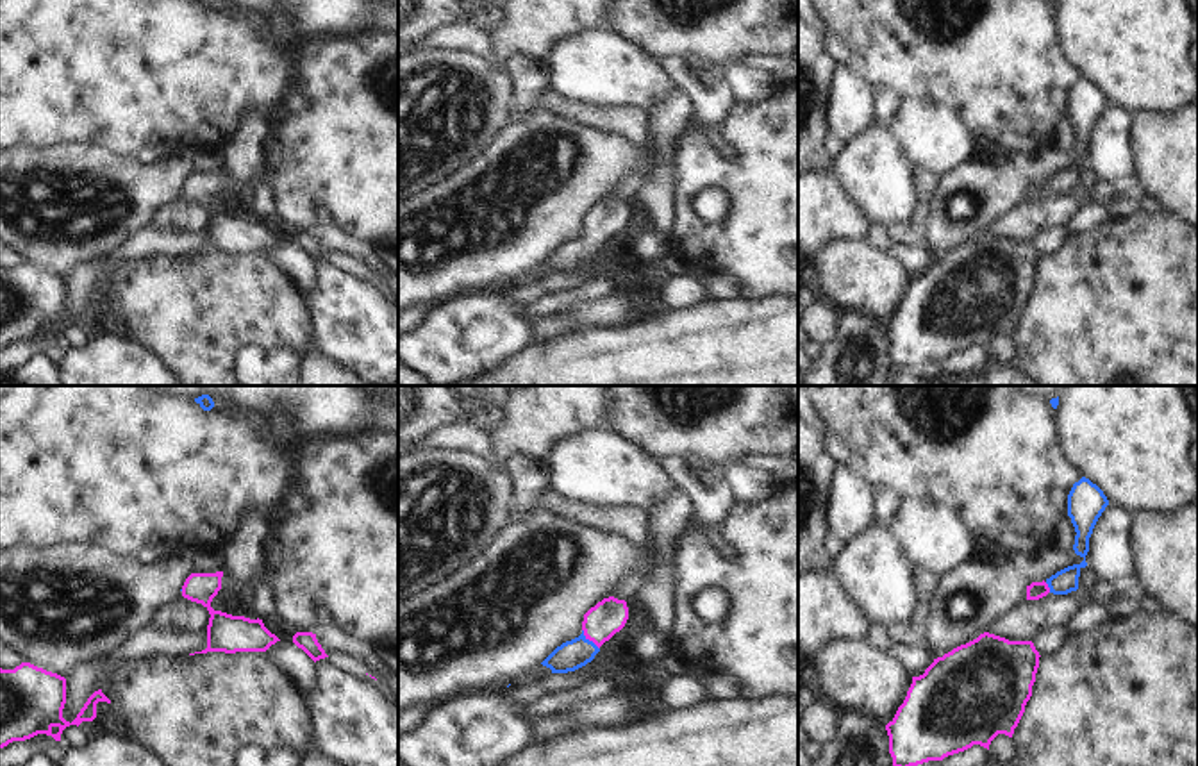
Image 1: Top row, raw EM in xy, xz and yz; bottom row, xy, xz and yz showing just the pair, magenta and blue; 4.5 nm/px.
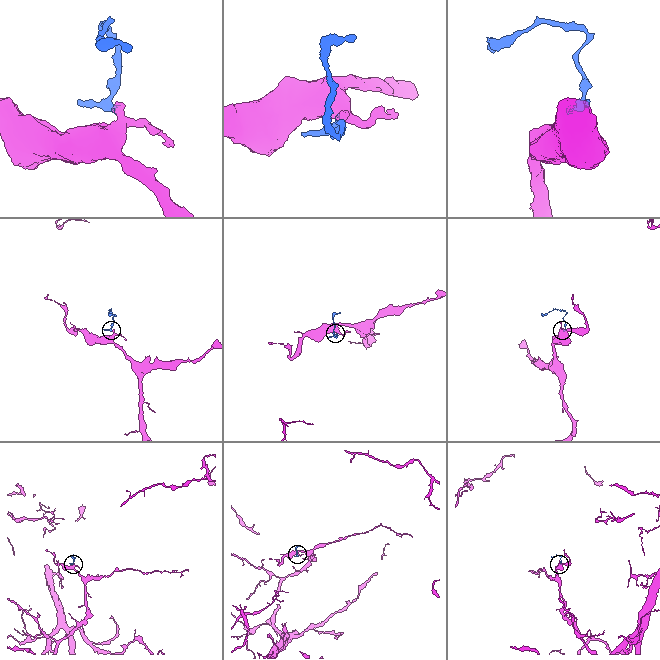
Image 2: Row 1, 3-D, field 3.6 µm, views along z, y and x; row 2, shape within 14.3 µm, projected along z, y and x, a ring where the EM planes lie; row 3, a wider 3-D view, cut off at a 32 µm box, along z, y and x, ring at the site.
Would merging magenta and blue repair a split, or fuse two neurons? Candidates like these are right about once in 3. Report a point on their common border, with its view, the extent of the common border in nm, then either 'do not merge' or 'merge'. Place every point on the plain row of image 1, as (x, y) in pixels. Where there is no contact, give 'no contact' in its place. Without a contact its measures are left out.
contact xz (590, 240); length 120 nm; merge

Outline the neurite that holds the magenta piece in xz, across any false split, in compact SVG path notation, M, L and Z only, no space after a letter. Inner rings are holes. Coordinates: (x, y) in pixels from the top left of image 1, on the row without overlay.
M603 198L584 214L582 234L557 246L541 264L552 273L568 273L586 266L600 246L625 227L627 220L625 200Z

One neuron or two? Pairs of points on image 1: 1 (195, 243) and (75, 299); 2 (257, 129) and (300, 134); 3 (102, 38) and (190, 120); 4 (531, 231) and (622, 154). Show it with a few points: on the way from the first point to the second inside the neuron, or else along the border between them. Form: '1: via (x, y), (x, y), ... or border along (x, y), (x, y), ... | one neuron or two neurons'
1: via (165, 243), (141, 243), (102, 268) | one neuron
2: border along (268, 122), (263, 172) | two neurons
3: via (124, 59), (138, 68), (168, 99) | one neuron
4: via (554, 208), (598, 163) | one neuron

